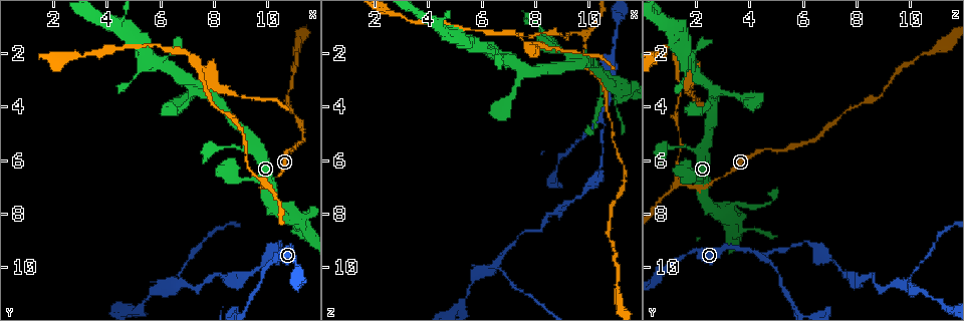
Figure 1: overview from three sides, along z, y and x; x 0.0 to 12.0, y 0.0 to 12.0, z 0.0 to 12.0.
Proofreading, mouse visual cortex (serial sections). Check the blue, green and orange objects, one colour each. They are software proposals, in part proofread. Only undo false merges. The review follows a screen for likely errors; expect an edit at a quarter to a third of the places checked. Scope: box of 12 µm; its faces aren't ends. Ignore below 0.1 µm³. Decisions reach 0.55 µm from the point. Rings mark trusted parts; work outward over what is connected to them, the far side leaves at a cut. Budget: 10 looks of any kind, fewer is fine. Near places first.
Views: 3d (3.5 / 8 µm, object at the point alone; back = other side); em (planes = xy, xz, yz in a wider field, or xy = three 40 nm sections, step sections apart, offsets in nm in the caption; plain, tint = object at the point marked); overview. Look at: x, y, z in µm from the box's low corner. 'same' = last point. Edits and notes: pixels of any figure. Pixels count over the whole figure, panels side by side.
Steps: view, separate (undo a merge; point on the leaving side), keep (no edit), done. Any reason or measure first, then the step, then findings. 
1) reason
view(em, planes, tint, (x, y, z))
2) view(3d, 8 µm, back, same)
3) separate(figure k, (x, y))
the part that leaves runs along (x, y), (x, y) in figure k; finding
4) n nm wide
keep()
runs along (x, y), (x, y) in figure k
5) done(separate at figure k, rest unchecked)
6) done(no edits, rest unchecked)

side arm on a straight run
view(3d, 3.5 µm, (10.4, 9.5, 4.5))

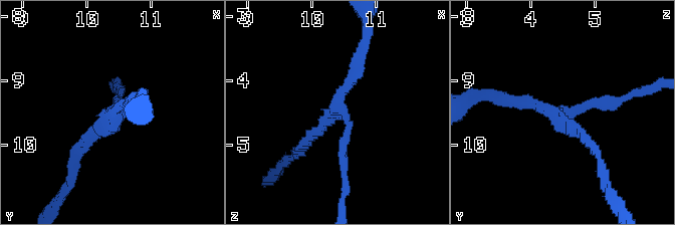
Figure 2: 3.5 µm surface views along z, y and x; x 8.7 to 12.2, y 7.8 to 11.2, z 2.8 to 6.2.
3 arms; arms of 150, 200, 200 nm
view(em, xy, step 5, tint, (10.40, 9.60, 4.45))

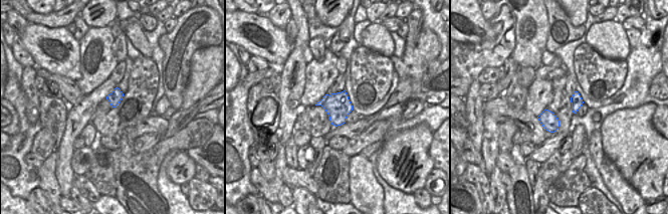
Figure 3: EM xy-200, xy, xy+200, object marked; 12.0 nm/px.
cut it another way
view(em, xy, step 1, tint, same)

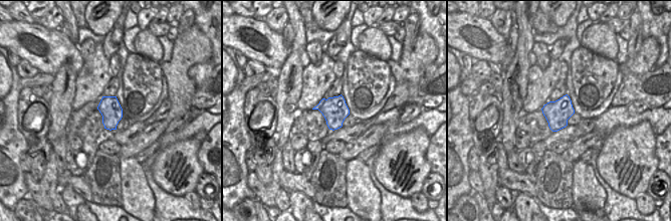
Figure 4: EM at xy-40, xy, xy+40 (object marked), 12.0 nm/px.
keep()
runs along (362, 53), (340, 94), (349, 125), (343, 169) in figure 2; all the same cell

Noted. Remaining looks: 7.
abrupt turn
view(3d, 3.5 µm, (10.5, 9.0, 6.3))

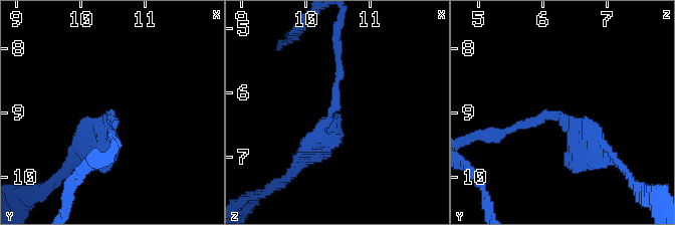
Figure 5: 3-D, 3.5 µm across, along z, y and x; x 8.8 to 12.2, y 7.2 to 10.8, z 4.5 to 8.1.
need the tissue
view(em, xy, step 3, tint, (10.45, 9.00, 6.25))

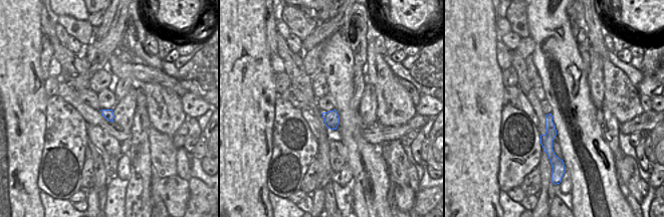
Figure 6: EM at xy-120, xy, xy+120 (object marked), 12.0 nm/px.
keep()
all the same cell

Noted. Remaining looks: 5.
abrupt turn
view(3d, 3.5 µm, (8.8, 10.6, 8.1))

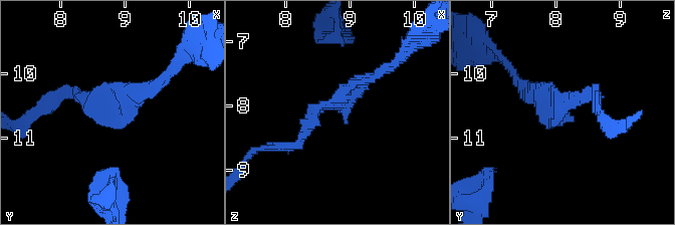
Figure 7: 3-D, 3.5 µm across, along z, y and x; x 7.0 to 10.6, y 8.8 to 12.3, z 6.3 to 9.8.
arms of 150, 150 nm
keep()
runs along (378, 73), (312, 109), (300, 141) in figure 7; all the same cell

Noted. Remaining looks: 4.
a fork
view(3d, 3.5 µm, (6.4, 10.6, 9.9))

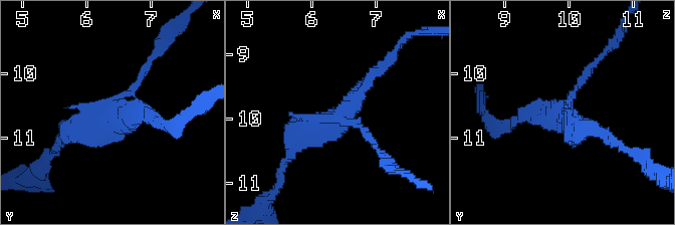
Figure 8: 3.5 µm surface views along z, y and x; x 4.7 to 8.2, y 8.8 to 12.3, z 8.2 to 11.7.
need the tissue
view(em, xy, step 5, tint, (6.45, 10.60, 9.90))

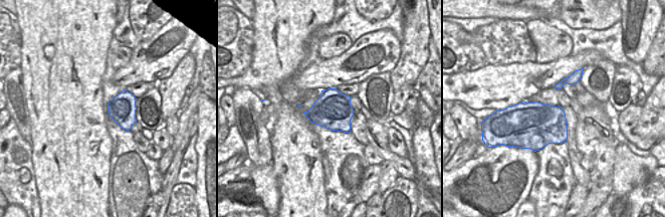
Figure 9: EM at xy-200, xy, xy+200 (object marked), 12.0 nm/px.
arms of 150, 200, 350 nm
separate(figure 8, (588, 72))
a second cell is stuck on

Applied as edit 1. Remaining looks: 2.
sharp bend
view(3d, 3.5 µm, (9.9, 6.8, 1.4))

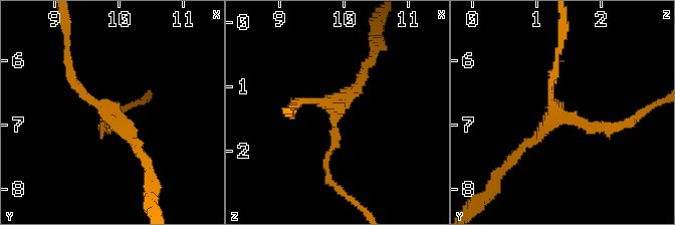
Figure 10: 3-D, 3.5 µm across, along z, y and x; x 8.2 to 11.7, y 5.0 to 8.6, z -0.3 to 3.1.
need the tissue
view(em, planes, tint, (9.90, 6.80, 1.35))

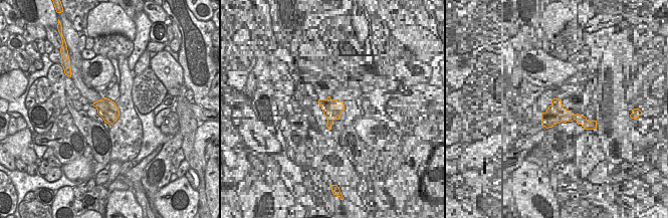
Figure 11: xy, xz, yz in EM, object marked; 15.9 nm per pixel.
arms of 150, 150, 150 nm
keep()
runs along (620, 124), (560, 118), (550, 102), (555, 65) in figure 10; one cell here

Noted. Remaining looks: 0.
done(separate at figure 8, rest unchecked)

